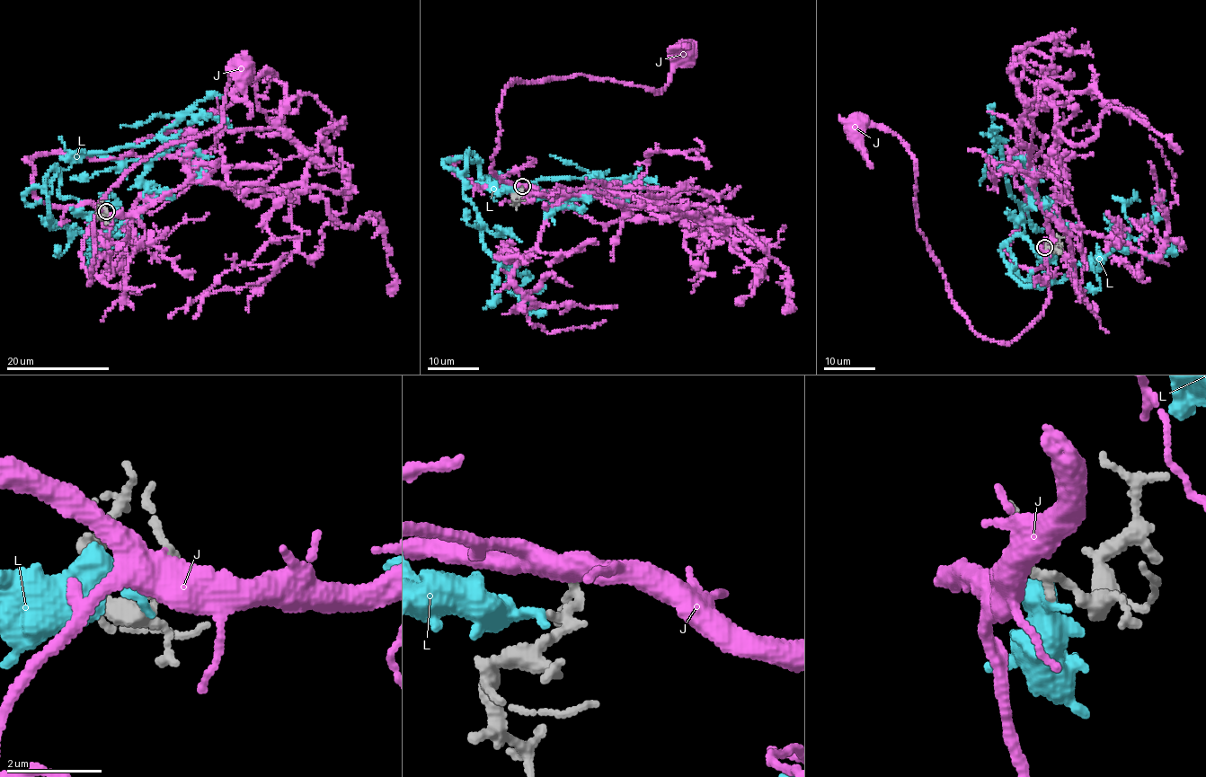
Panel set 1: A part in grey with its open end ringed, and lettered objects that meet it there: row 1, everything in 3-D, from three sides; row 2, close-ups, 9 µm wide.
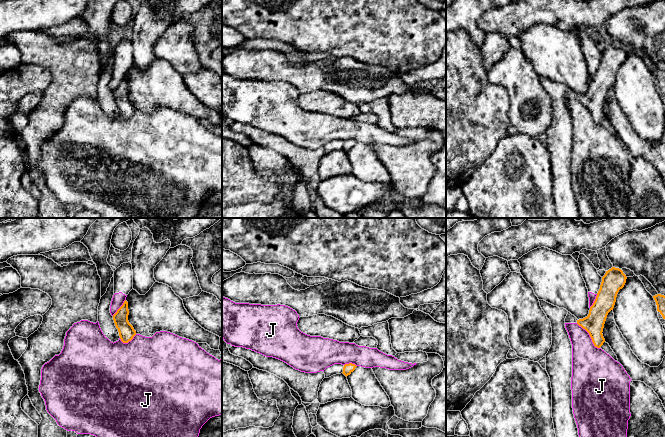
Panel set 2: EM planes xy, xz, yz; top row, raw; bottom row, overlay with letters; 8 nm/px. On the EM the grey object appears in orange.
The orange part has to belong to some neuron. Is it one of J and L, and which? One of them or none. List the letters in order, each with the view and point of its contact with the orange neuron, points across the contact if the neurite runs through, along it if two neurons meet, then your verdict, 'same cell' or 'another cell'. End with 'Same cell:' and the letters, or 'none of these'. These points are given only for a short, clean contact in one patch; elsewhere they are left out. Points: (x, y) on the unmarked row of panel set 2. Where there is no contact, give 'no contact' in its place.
J: contact yz (590, 112); another cell
L: no contact; another cell
Same cell: none of these

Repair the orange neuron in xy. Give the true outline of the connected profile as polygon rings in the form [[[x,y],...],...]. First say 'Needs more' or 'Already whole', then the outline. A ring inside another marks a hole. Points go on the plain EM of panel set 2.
Already whole. [[[125,76],[123,81],[113,91],[115,102],[123,119],[128,119],[136,111],[136,107],[128,97],[128,91],[128,78]]]

